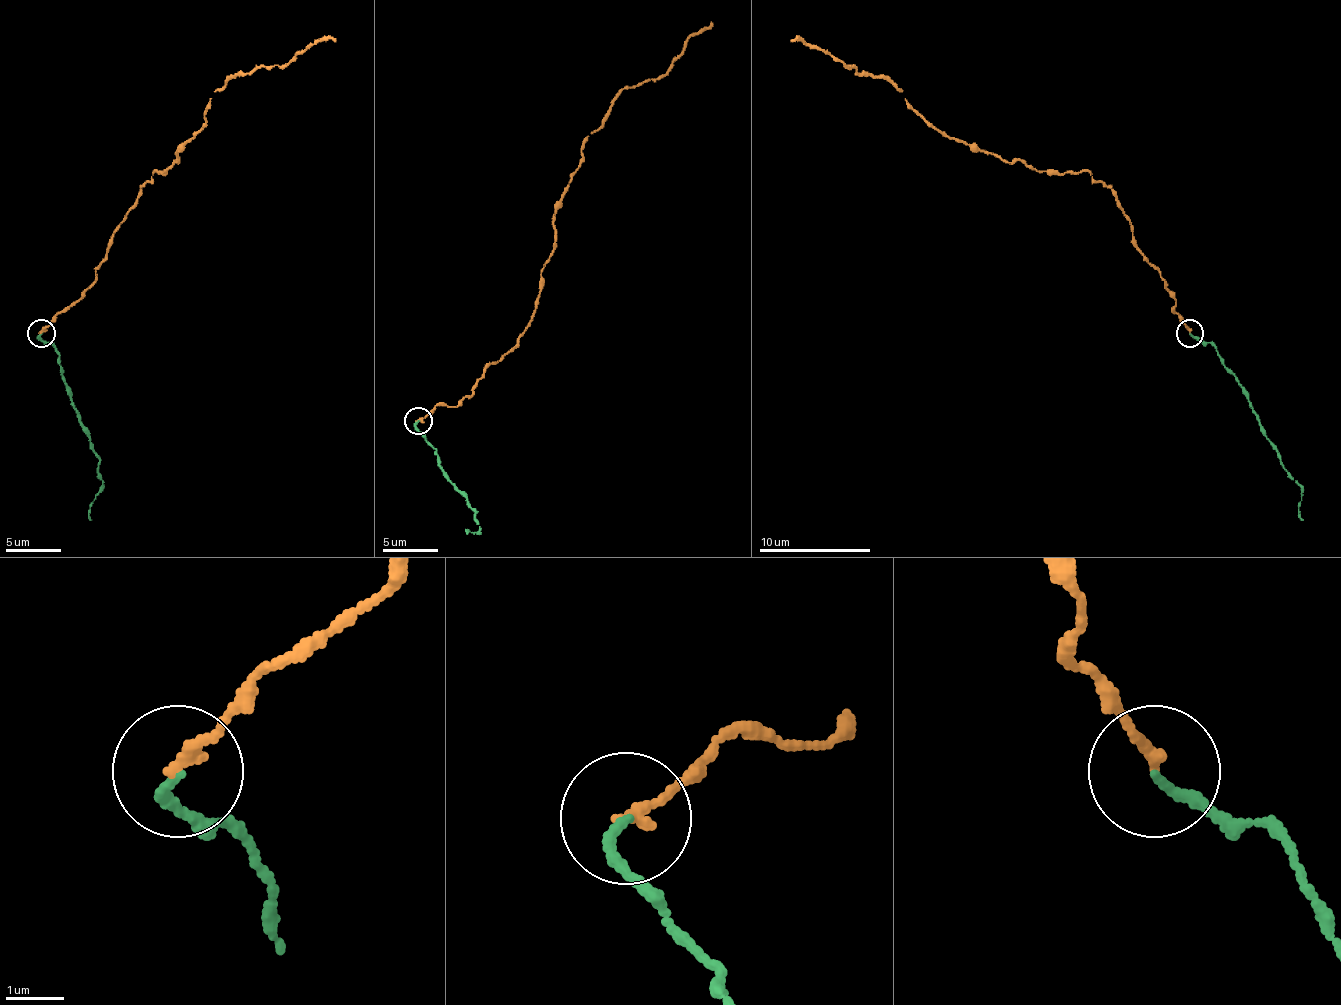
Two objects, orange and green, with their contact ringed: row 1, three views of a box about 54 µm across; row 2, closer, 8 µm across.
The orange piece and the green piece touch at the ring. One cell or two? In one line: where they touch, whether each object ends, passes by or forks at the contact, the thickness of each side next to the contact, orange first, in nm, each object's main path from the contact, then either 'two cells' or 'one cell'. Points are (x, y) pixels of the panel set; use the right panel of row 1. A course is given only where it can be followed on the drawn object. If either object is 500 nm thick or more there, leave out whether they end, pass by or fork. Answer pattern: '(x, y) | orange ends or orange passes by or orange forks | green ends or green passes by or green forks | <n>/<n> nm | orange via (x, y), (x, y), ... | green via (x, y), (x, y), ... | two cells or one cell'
(1189, 333) | orange ends | green ends | 190/170 nm | orange via (1189, 332), (1113, 192), (1086, 170), (1047, 173), (974, 151), (935, 128), (893, 84), (790, 42) | green via (1189, 332), (1217, 351), (1236, 382), (1298, 485), (1298, 505), (1303, 519) | one cell

